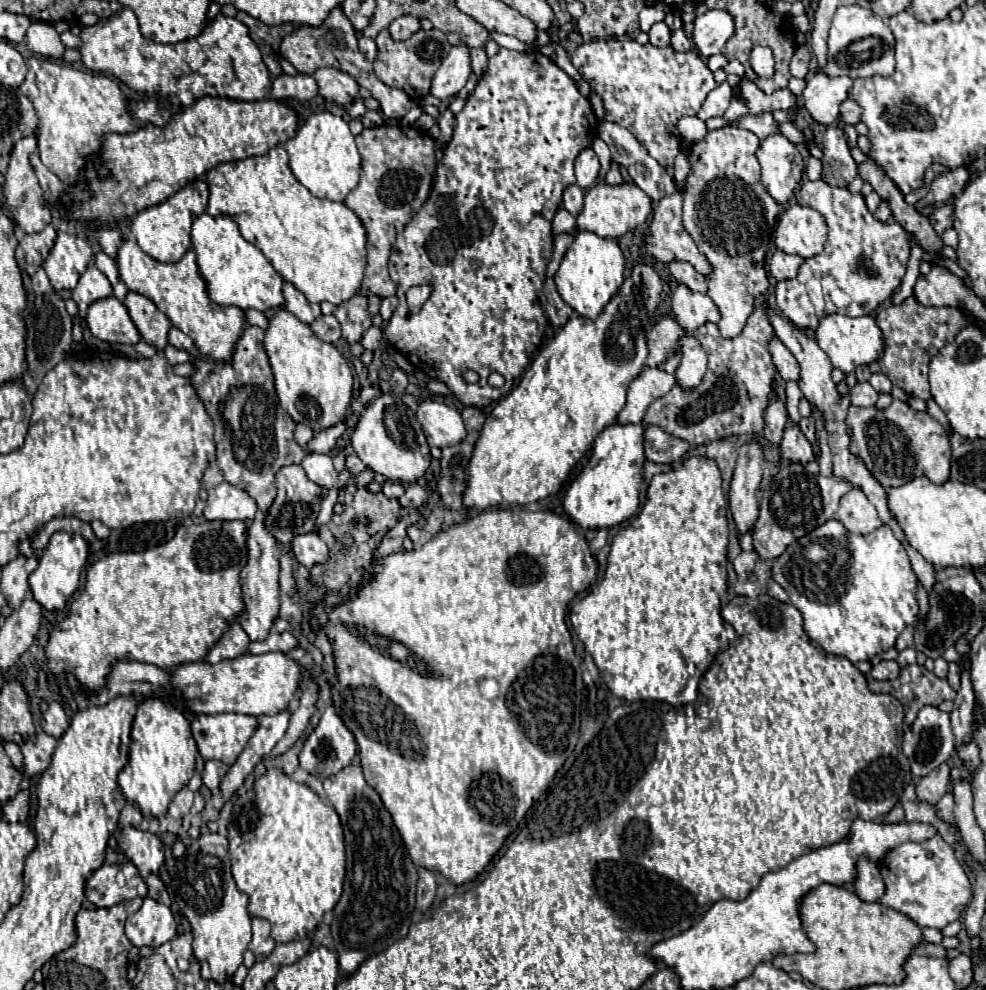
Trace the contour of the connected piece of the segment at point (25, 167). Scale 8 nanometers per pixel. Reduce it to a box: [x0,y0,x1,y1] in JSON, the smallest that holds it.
[5,134,51,234]

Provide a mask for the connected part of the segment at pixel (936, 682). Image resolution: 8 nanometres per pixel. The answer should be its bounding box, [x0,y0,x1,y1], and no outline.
[869,664,956,726]

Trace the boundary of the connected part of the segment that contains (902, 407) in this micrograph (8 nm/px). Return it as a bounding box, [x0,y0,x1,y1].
[847,400,951,486]

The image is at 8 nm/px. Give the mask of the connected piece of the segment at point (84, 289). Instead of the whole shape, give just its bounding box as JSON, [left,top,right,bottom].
[73,264,113,318]

